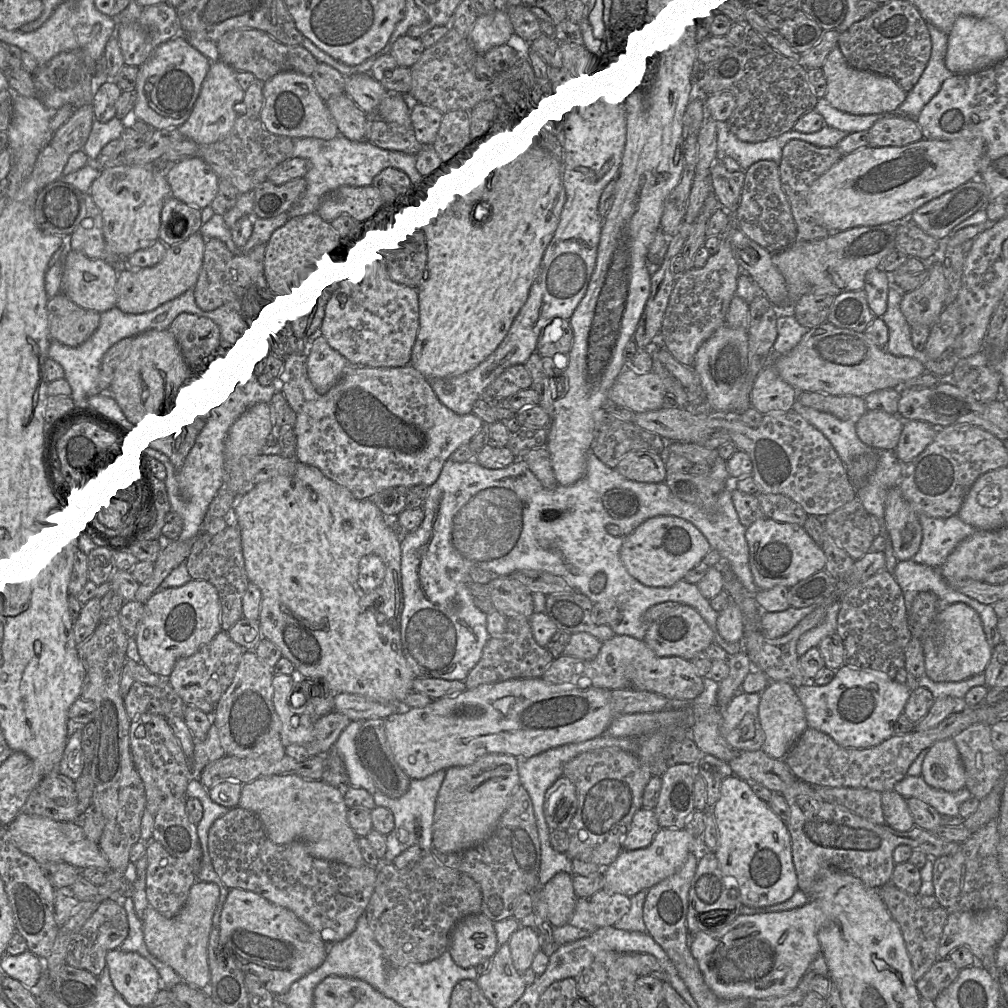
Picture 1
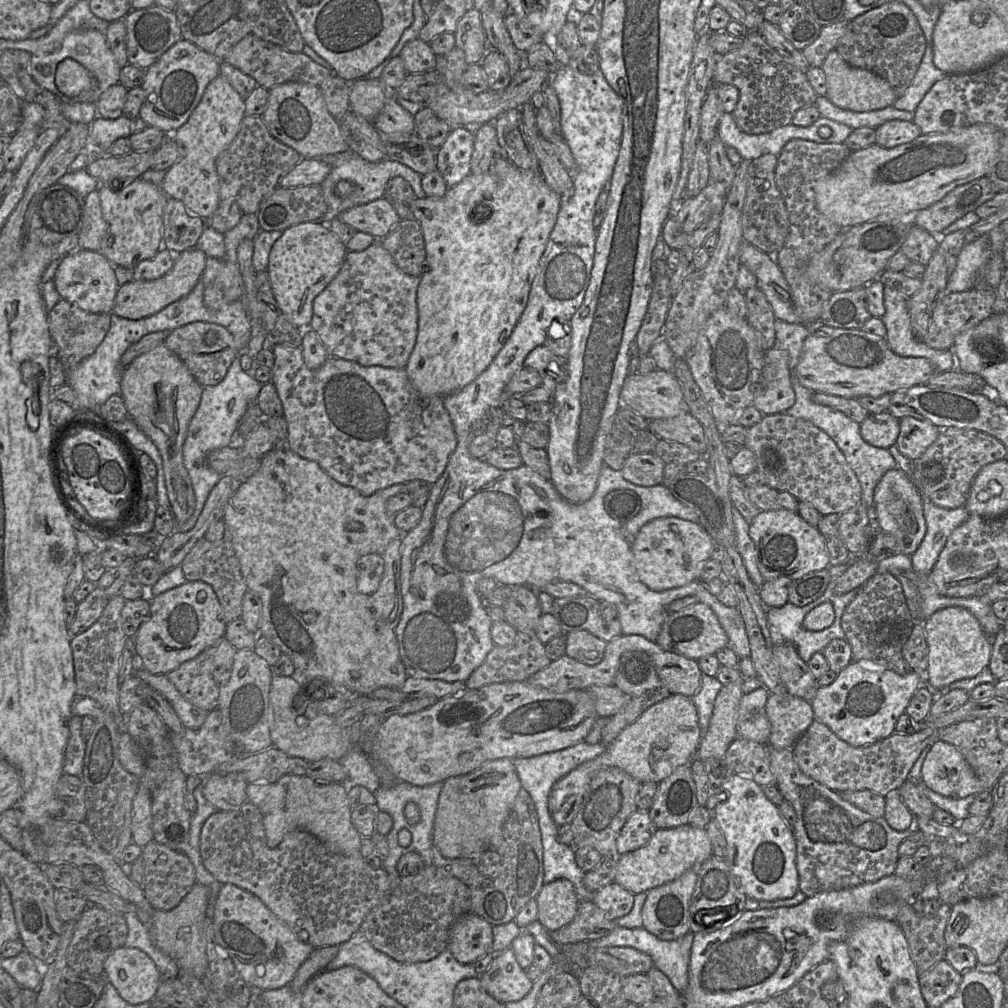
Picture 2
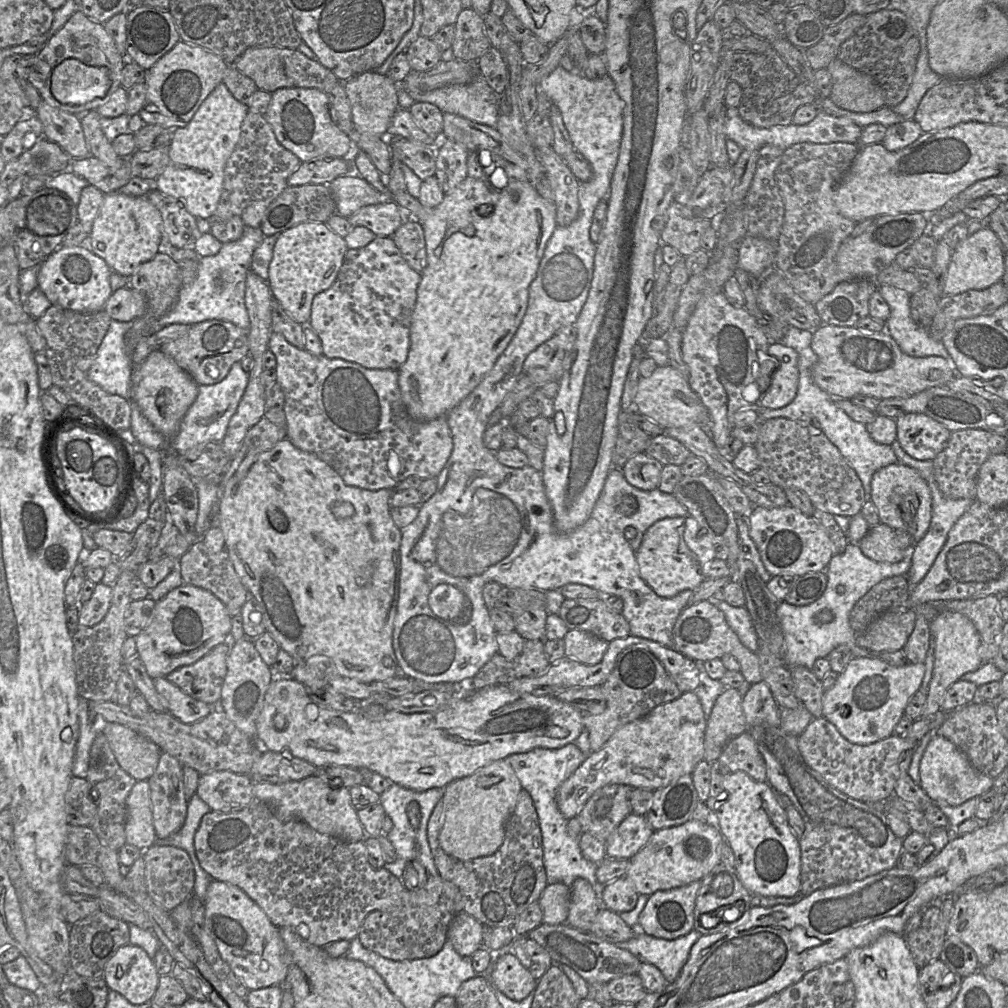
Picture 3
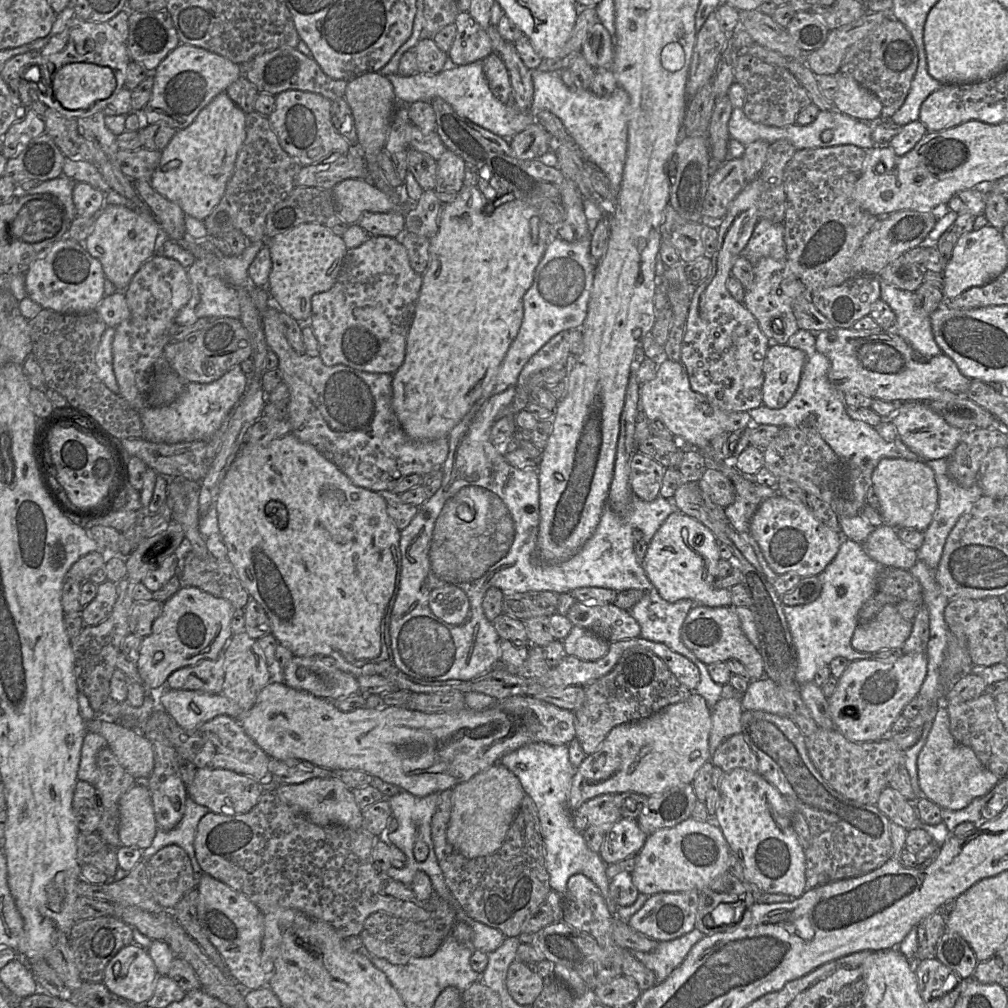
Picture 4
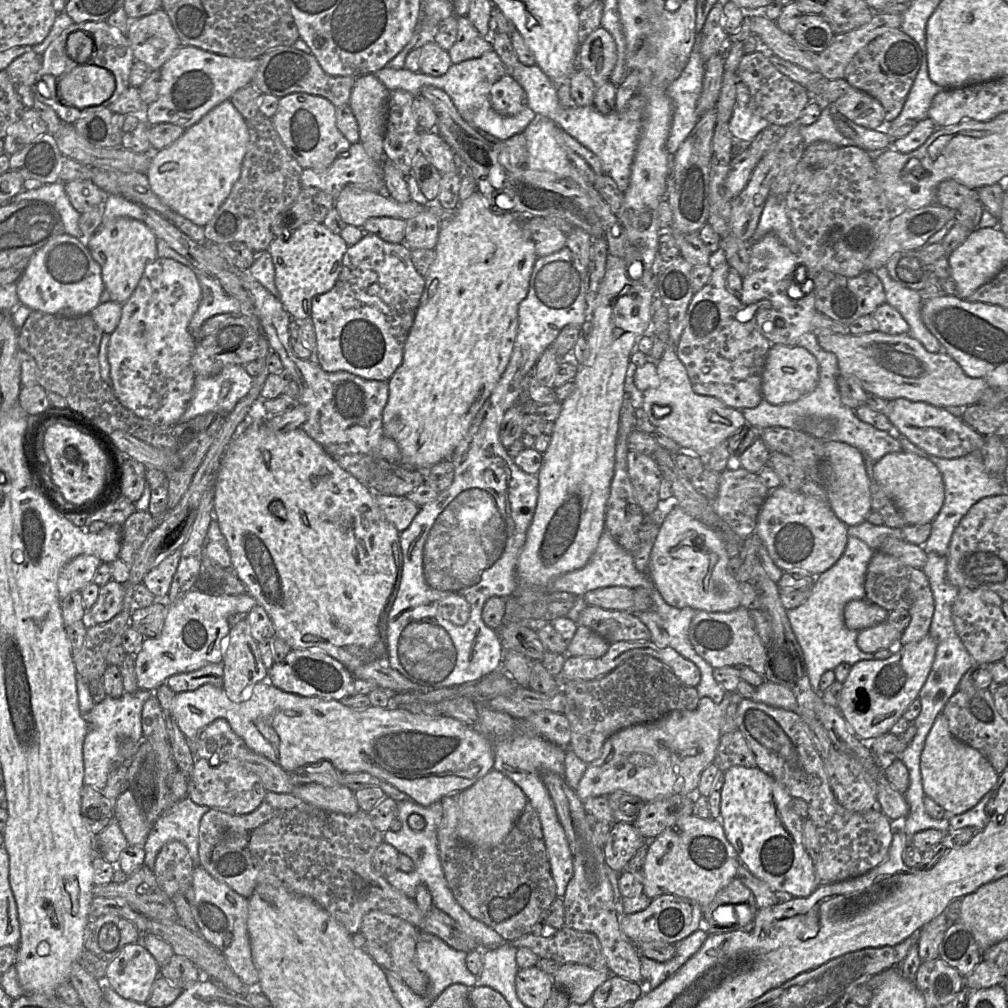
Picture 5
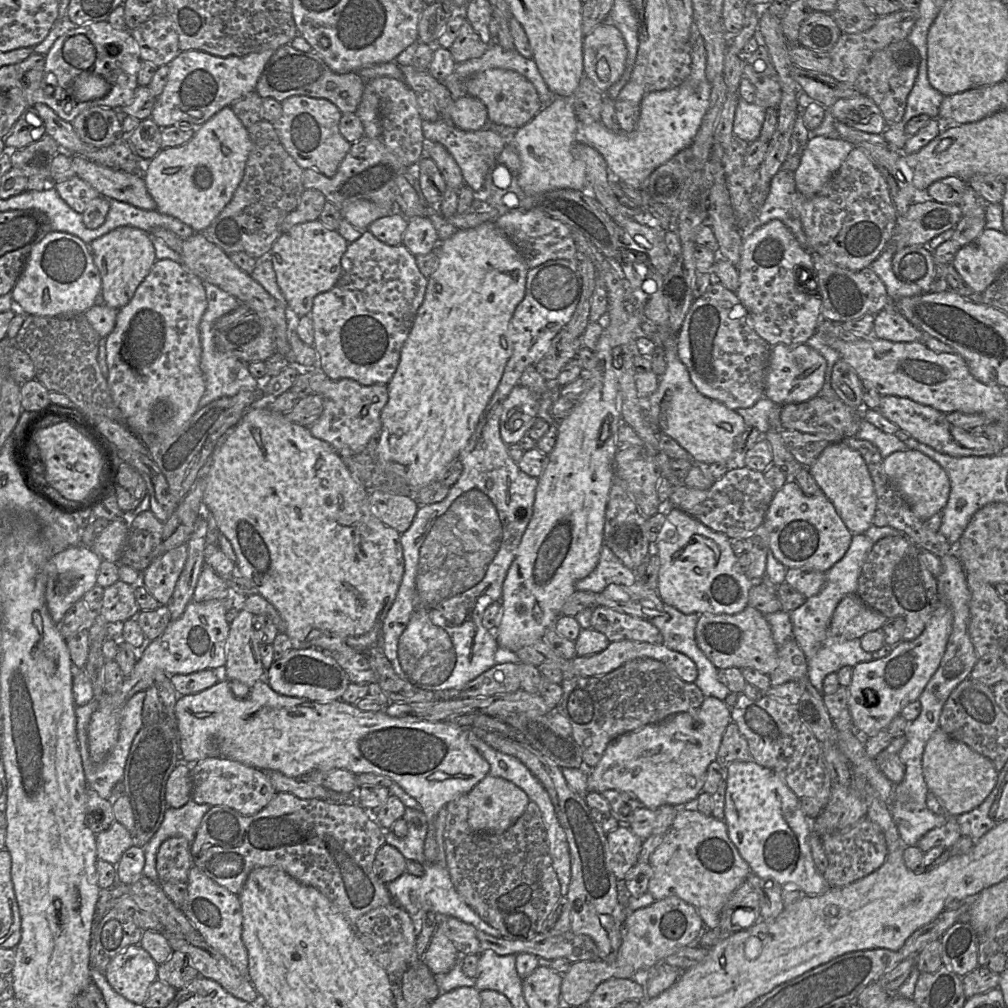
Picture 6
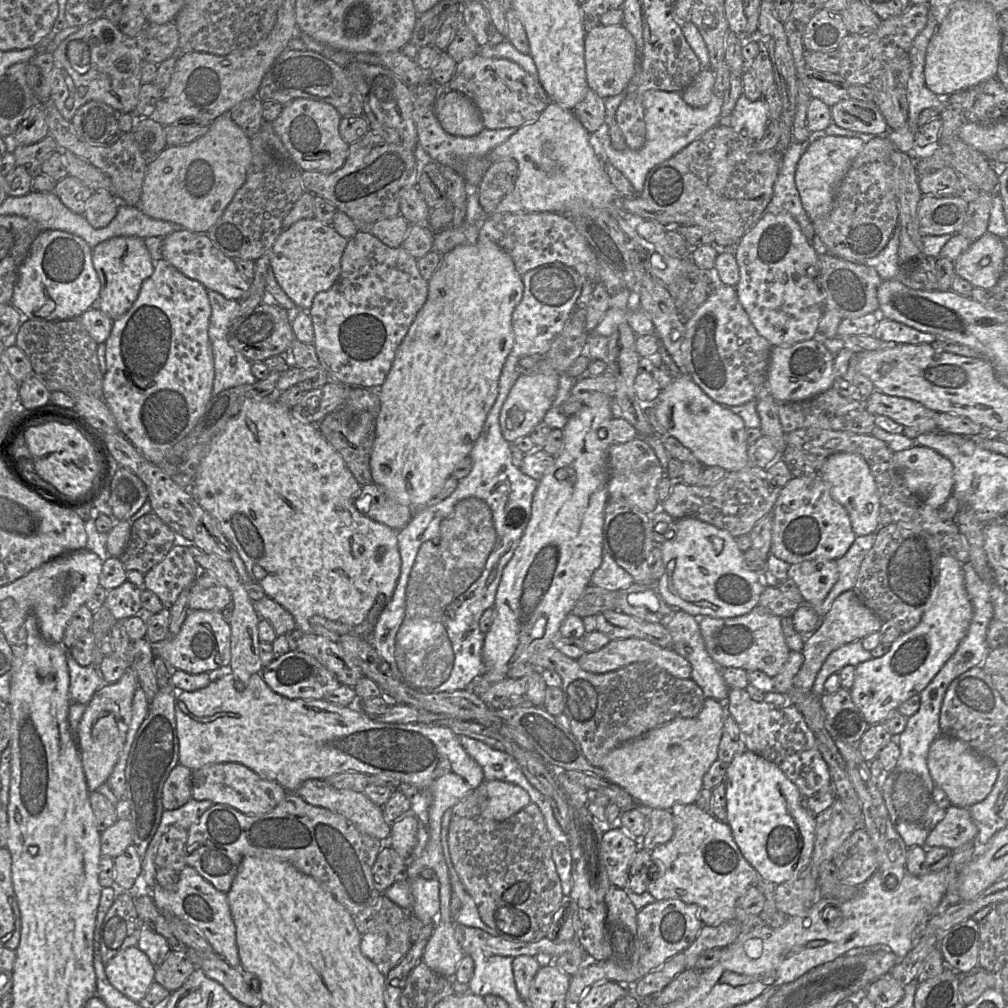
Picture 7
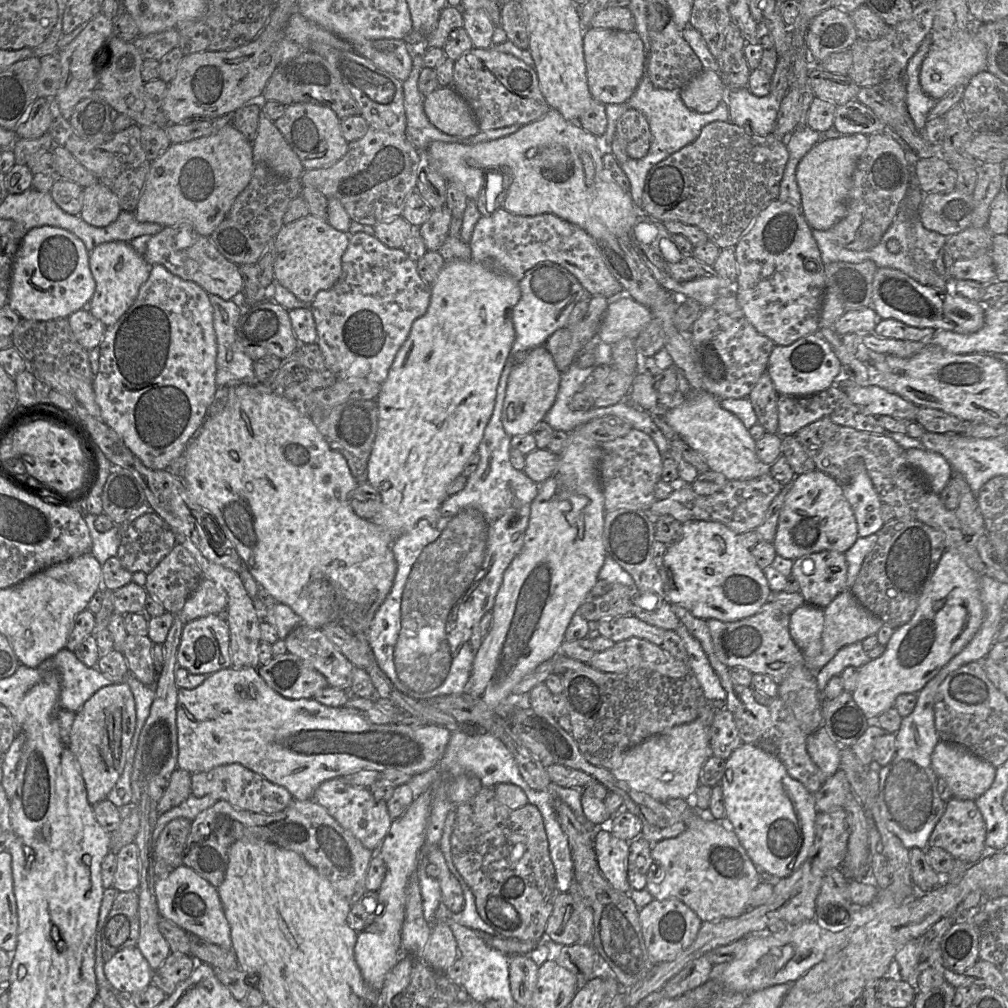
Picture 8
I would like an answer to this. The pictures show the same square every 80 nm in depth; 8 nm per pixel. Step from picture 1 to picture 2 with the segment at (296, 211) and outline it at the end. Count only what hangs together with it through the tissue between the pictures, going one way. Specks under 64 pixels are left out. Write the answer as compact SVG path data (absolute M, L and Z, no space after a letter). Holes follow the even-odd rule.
M351 149L345 152L327 155L323 158L315 159L323 159L331 167L329 174L320 184L322 194L326 202L327 211L323 219L319 222L326 223L328 227L329 222L338 217L343 211L384 197L386 184L391 178L395 176L403 177L410 184L417 198L422 199L427 197L421 185L422 176L400 162L384 159L377 163L371 163L358 156L358 154ZM341 180L348 180L354 185L353 192L345 198L340 198L335 193L335 186Z

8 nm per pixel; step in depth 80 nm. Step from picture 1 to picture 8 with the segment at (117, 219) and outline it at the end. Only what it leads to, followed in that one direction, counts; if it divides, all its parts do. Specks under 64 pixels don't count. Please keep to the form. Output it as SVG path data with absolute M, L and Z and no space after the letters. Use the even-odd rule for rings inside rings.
M112 241L102 243L90 252L89 266L96 283L89 311L106 327L112 326L136 300L140 287L149 278L152 265L134 250L130 242Z

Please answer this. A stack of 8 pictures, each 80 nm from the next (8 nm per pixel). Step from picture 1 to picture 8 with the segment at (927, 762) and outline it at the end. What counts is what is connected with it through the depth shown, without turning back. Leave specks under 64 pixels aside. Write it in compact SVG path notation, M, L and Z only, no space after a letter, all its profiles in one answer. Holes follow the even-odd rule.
M939 741L931 756L938 778L949 786L952 796L961 800L976 800L993 784L996 768L965 747Z

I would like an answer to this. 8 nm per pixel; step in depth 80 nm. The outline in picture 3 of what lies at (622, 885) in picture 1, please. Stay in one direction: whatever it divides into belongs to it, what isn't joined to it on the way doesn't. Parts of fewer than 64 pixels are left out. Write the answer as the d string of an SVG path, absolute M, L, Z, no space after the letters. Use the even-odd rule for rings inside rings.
M689 819L678 826L655 830L646 845L629 859L625 877L633 883L638 894L648 896L659 890L669 890L687 885L693 881L700 881L720 863L722 840L723 836L717 826L693 819Z

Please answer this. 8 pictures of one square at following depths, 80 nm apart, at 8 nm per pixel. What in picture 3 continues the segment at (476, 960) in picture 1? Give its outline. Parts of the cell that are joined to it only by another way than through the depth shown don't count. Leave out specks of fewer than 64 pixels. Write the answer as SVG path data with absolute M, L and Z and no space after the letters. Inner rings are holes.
M460 912L450 924L448 940L459 955L471 957L483 947L483 928L484 925L473 916Z

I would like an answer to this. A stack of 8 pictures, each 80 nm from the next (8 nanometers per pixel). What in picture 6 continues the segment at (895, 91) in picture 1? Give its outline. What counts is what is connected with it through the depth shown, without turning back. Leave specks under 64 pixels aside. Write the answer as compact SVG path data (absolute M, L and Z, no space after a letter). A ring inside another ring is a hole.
M865 95L840 98L830 110L836 120L855 130L882 134L887 128L880 109Z

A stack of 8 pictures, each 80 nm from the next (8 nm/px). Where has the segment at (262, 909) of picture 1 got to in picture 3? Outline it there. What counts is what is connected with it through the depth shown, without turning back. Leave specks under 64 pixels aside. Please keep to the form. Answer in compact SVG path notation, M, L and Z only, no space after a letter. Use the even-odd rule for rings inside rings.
M213 879L206 891L204 907L206 929L214 939L221 957L250 991L285 981L290 956L279 928L242 889Z

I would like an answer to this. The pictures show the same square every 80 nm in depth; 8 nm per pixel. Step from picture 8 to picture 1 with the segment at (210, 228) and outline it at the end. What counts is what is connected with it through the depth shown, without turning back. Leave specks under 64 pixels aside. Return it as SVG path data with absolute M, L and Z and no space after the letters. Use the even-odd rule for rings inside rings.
M221 60L211 63L189 118L178 127L185 139L198 144L212 144L230 133L239 117L235 106L243 103L245 97L245 92L238 84L235 72L236 70ZM200 158L171 164L166 179L173 197L200 210L211 206L219 190L220 178Z

